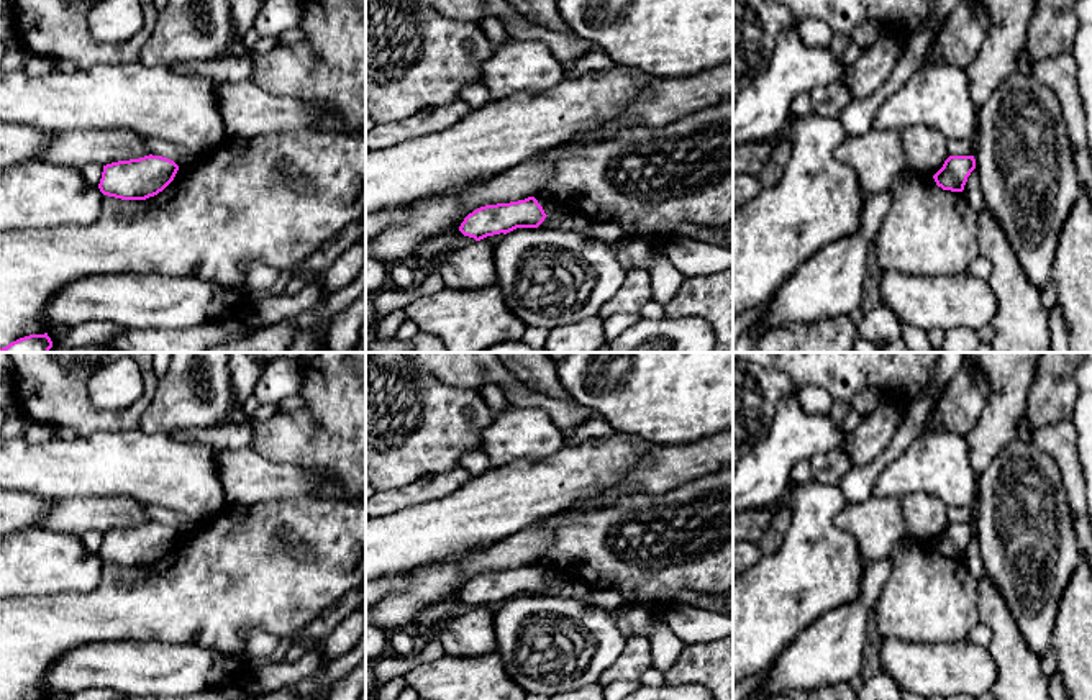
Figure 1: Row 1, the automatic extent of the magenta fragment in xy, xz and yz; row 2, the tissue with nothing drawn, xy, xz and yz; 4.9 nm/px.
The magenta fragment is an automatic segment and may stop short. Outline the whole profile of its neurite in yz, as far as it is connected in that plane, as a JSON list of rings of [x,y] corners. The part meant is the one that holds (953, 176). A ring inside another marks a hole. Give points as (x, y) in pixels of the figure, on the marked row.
[[[949,156],[933,179],[943,190],[962,192],[974,169],[974,156]]]

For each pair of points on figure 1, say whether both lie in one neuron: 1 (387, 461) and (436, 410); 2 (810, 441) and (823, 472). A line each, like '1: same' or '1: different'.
1: same
2: different

